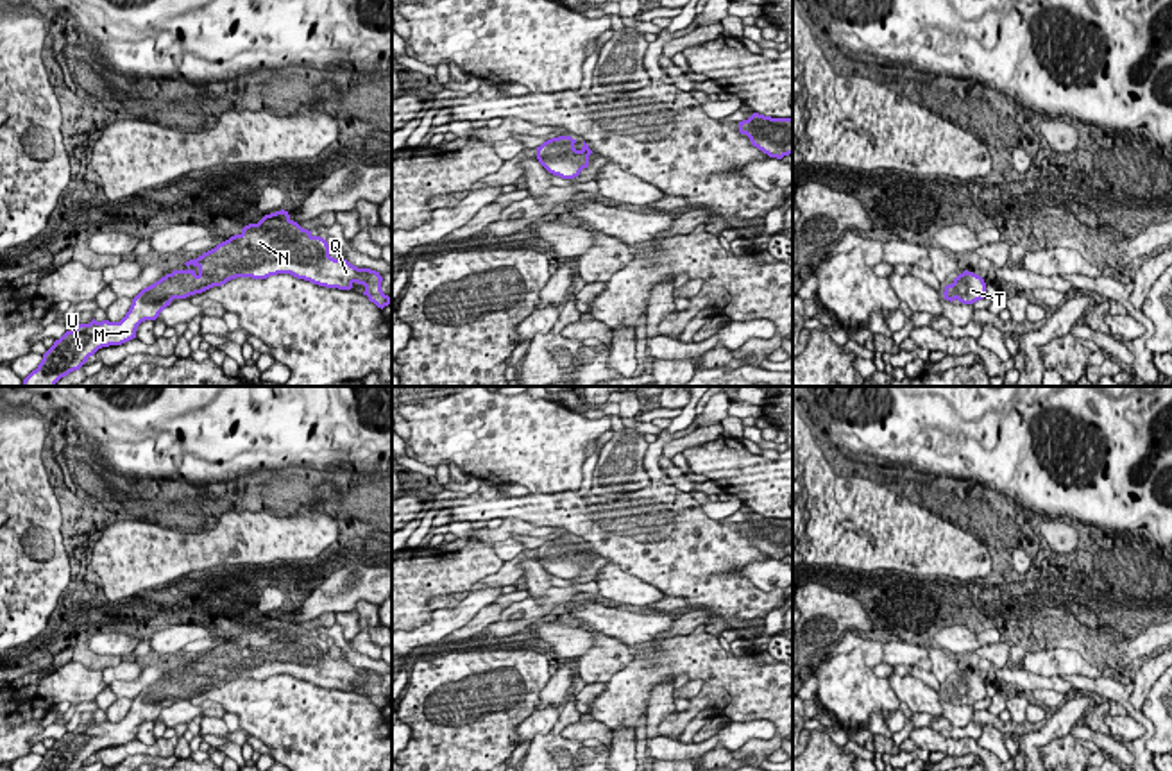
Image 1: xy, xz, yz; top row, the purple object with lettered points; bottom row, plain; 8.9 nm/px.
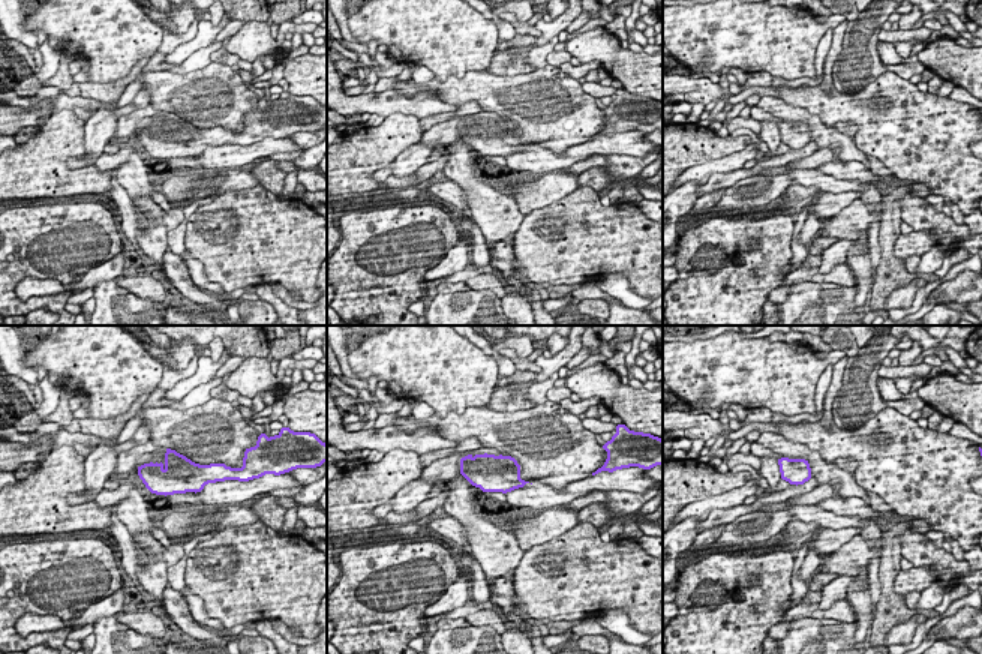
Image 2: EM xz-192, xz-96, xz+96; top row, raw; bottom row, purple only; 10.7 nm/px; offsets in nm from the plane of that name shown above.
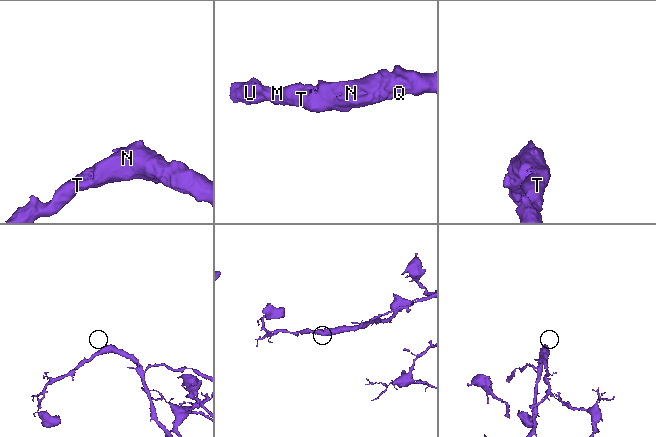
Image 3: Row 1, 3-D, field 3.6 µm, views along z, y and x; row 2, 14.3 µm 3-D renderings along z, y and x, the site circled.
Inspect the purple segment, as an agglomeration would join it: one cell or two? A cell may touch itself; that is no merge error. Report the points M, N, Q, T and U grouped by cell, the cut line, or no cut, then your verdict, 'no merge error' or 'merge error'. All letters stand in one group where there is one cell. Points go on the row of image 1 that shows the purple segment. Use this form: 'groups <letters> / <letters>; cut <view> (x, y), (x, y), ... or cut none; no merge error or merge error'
groups M N Q T U; cut none; no merge error

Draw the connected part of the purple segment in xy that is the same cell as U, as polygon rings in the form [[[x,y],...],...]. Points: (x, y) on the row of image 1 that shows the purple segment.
[[[285,209],[245,225],[240,234],[184,265],[199,270],[174,270],[143,288],[120,322],[93,318],[89,324],[66,331],[43,354],[38,369],[23,379],[23,386],[55,386],[61,377],[79,370],[98,349],[136,338],[138,326],[156,320],[174,299],[202,293],[236,277],[267,279],[290,274],[338,290],[351,290],[358,283],[365,286],[363,295],[378,308],[383,309],[390,304],[390,297],[381,290],[379,272],[331,258],[327,241],[302,229]]]

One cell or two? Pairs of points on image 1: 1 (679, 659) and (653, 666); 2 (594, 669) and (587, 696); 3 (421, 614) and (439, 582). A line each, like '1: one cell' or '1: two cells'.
1: one cell
2: two cells
3: one cell

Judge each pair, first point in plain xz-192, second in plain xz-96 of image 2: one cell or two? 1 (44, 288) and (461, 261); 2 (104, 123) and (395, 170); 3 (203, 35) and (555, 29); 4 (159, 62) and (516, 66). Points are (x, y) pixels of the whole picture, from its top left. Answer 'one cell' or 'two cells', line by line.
1: one cell
2: one cell
3: one cell
4: one cell

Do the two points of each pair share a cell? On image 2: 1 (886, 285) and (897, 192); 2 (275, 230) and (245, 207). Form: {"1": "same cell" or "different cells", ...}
{"1": "same cell", "2": "same cell"}

